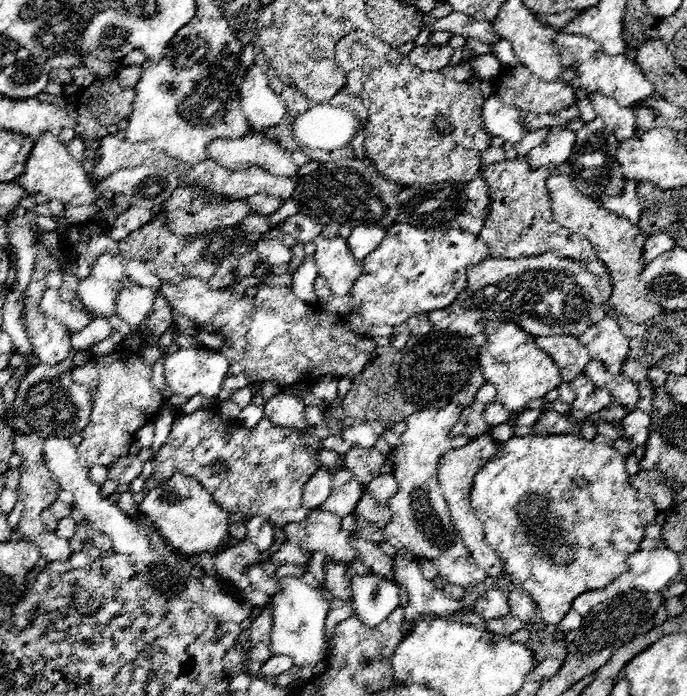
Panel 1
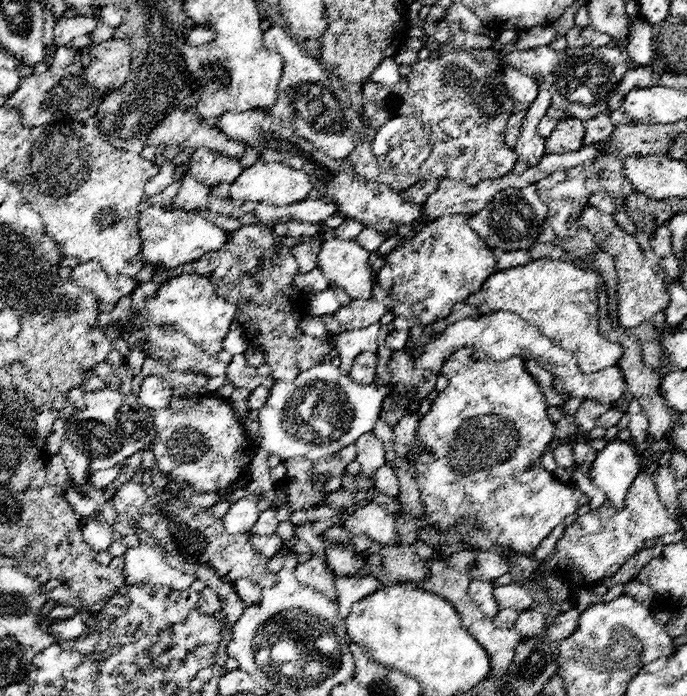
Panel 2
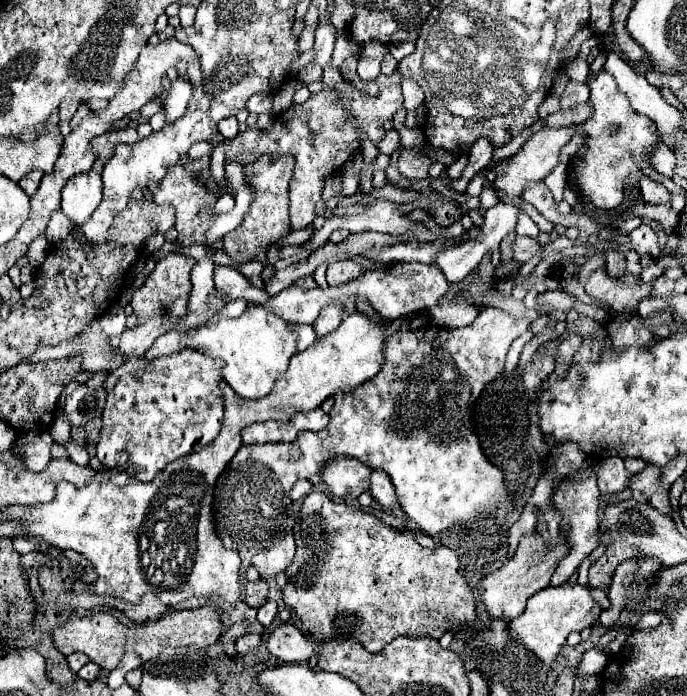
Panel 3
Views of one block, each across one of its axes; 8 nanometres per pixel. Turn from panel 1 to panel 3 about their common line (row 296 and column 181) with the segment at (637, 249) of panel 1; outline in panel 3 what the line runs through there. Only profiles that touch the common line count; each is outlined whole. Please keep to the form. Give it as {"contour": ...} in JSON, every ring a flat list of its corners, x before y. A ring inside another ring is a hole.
{"contour":[[212,606,170,612,154,622,144,622,144,624,134,624,134,622,122,624,112,614,98,612,98,614,84,616,84,618,72,618,64,626,56,628,54,644,64,656,68,656,72,652,82,652,82,654,88,654,90,660,96,662,100,668,114,670,126,652,134,652,142,658,142,662,148,662,148,660,156,658,164,646,208,648,220,638,220,632,222,632,220,616,218,616,216,608,212,608]]}

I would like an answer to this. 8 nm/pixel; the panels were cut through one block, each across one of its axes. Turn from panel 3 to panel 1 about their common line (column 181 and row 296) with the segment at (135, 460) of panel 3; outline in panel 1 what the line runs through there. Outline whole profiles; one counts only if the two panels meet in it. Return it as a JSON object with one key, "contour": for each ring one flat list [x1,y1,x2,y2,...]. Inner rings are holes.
{"contour":[[392,224,380,246,360,260,362,274,350,290,352,312,374,326,400,326,416,314,444,310,466,288,466,268,488,256,488,246,464,230,442,232]]}

